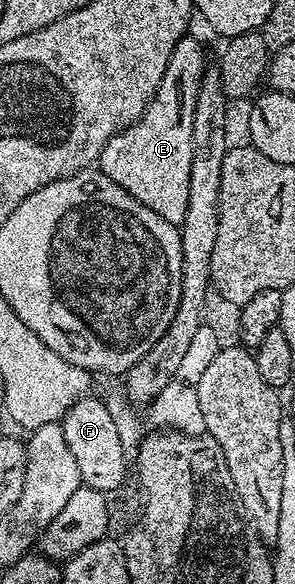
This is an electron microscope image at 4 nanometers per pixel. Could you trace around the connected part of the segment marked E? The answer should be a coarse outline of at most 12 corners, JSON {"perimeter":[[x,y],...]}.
{"perimeter":[[175,43],[141,118],[99,168],[180,226],[191,184],[191,115],[207,62]]}

